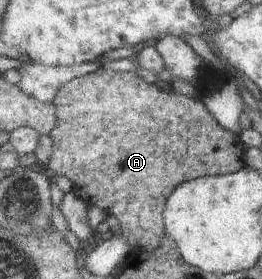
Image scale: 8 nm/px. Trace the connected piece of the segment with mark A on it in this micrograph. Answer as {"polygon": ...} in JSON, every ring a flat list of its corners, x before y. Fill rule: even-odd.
{"polygon":[[102,66,98,71,77,77,66,83,58,92,55,105,57,106,58,125,56,125,56,129,49,135,53,140,54,153,52,153,46,169,52,175,59,174,66,176,72,182,73,191,76,192,76,195,80,199,84,200,84,203,88,207,102,207,109,215,114,215,121,225,119,234,123,235,123,238,130,243,130,247,133,247,134,252,141,250,152,253,152,251,156,251,163,244,165,237,169,235,165,228,166,205,169,204,170,195,174,193,174,190,179,185,204,176,228,175,246,167,244,163,246,151,242,151,244,142,241,139,240,133,234,133,233,130,226,129,201,99,182,95,182,93,178,93,172,89,169,91,162,90,155,84,147,83,138,77,136,71,126,72]]}

